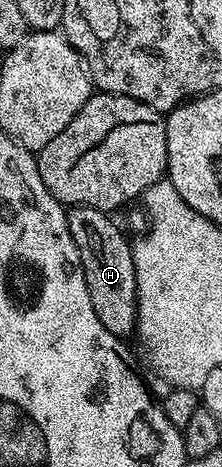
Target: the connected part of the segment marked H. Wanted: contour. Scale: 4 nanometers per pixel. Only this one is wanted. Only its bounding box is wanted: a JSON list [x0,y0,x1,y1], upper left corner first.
[67,204,136,338]

